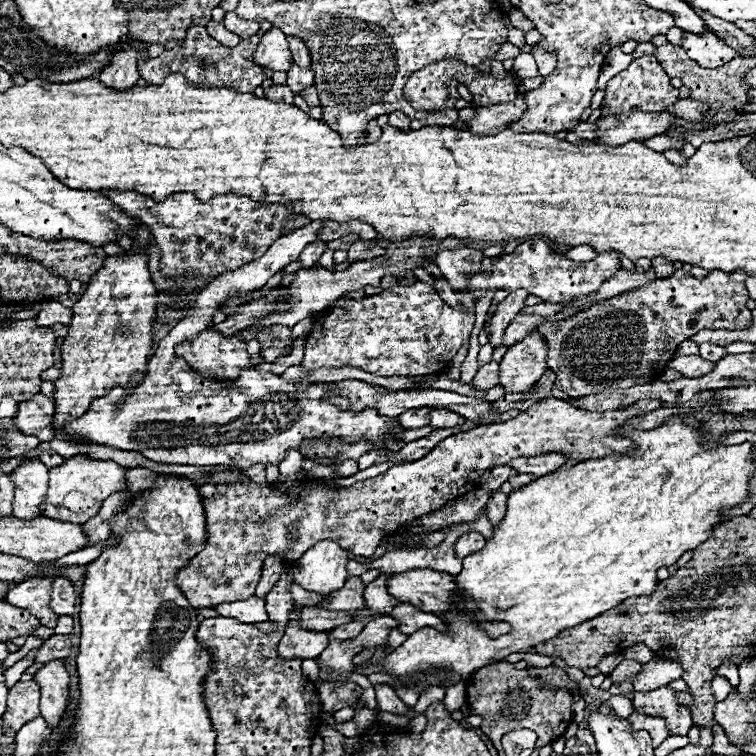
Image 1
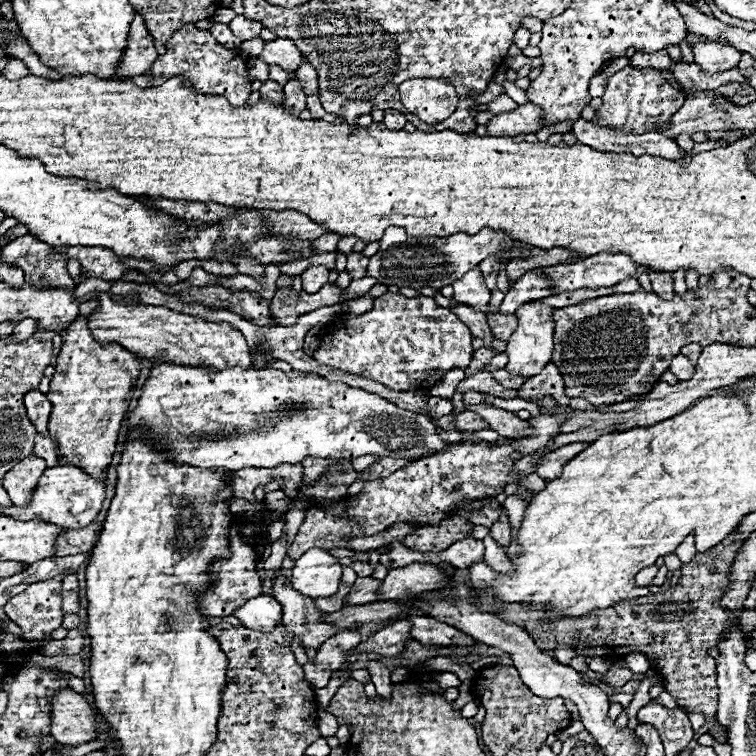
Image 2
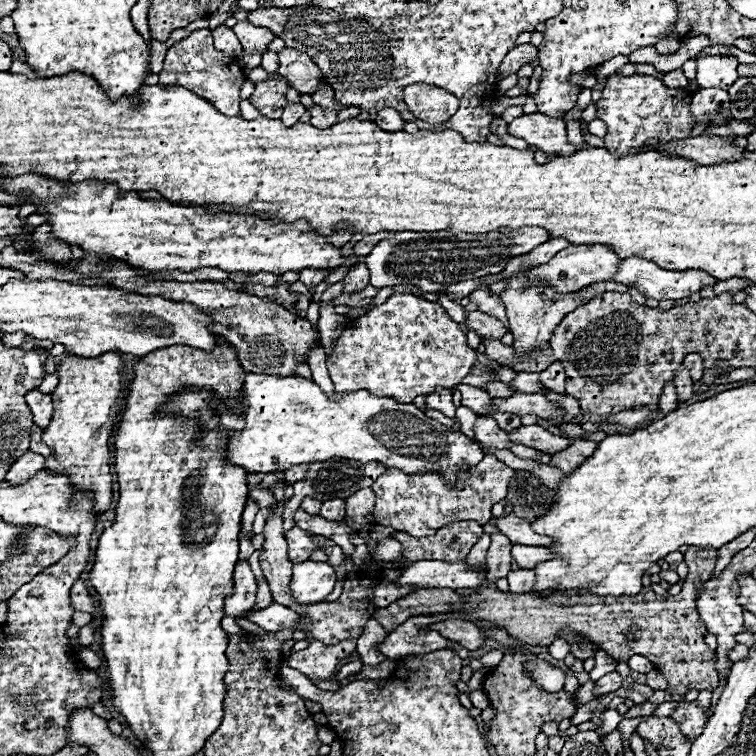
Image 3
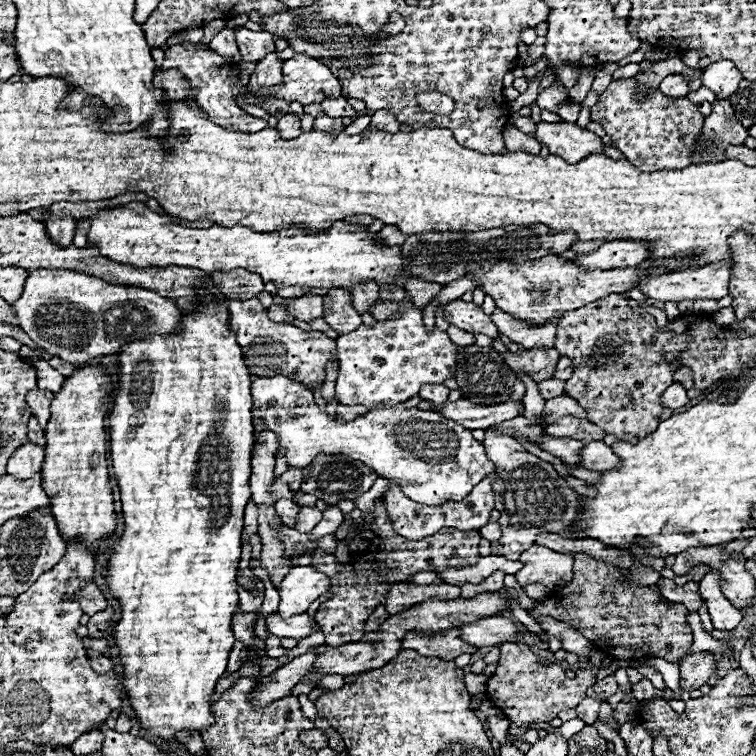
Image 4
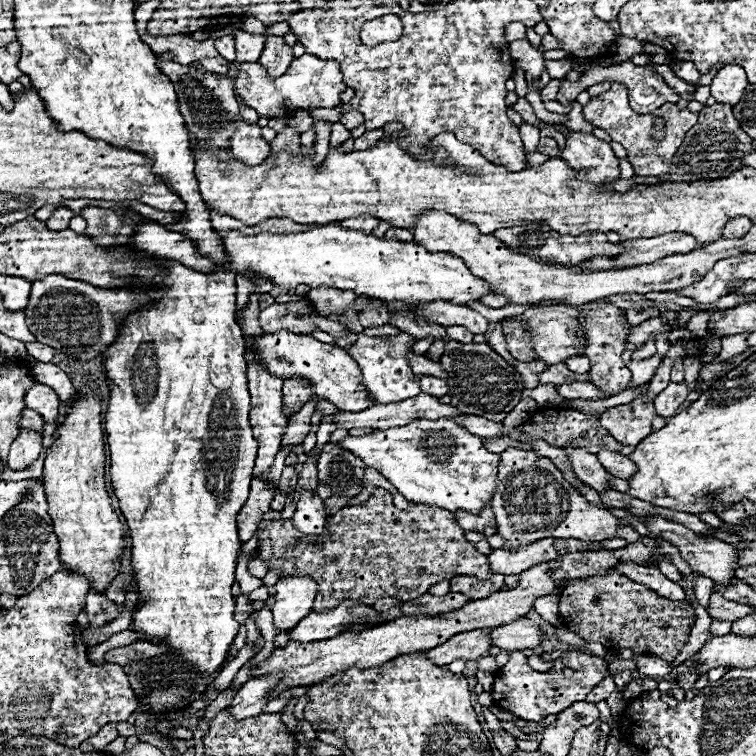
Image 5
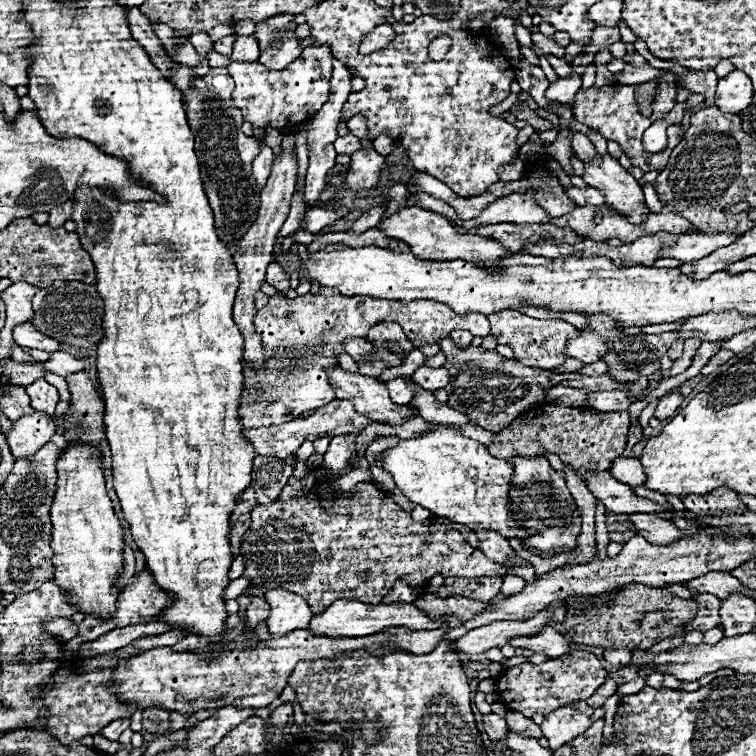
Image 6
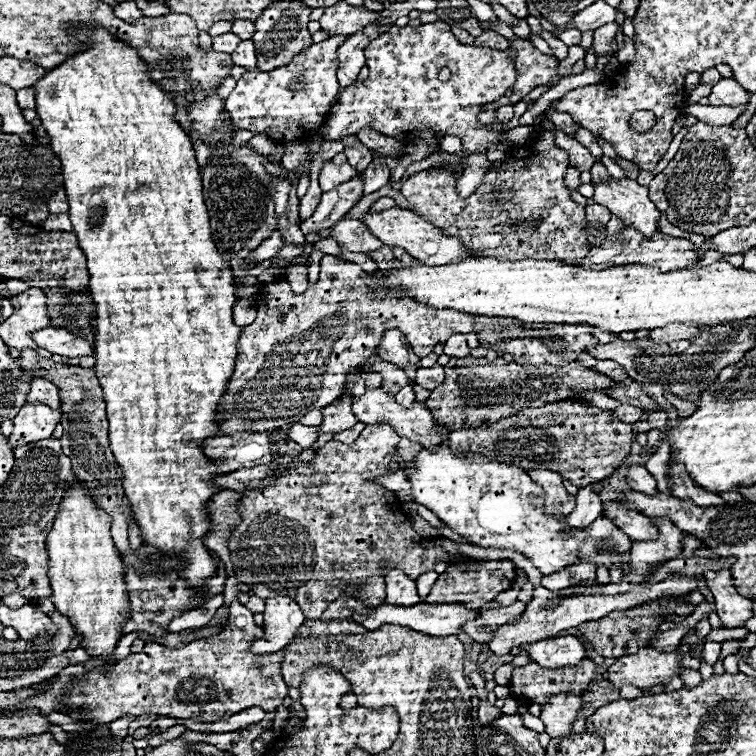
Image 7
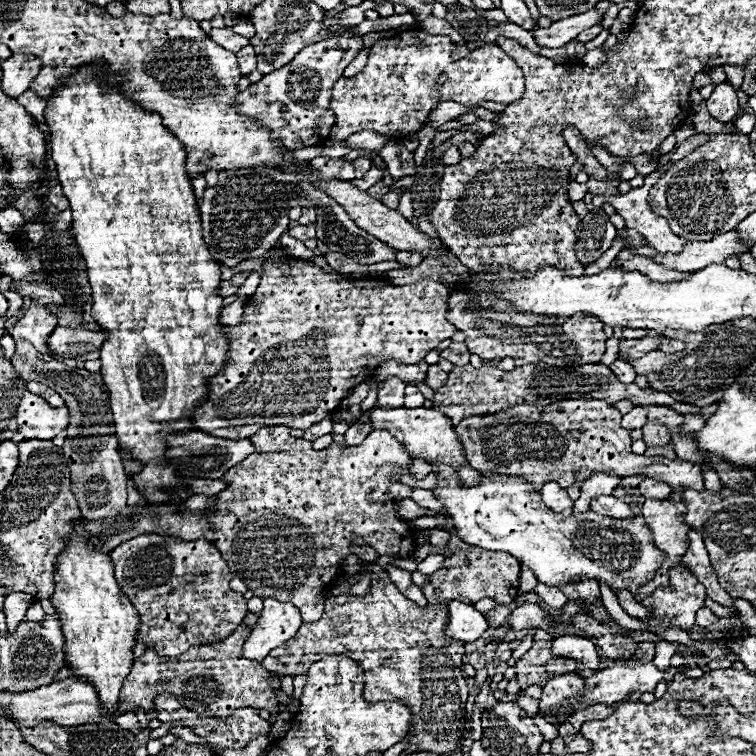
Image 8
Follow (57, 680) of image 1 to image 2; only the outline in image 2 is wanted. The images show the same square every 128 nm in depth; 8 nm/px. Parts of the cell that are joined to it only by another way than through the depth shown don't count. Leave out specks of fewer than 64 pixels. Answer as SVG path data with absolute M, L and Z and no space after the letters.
M60 688L50 702L50 734L60 744L78 746L96 740L98 716L72 688Z

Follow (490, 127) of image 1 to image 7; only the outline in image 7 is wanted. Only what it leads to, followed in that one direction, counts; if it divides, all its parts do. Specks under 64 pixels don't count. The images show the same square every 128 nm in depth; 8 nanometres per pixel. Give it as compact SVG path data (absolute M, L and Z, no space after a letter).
M610 178L608 182L594 184L594 188L594 202L608 206L612 216L620 218L624 226L640 230L644 236L654 236L658 232L660 212L650 202L648 188L640 186L632 178Z

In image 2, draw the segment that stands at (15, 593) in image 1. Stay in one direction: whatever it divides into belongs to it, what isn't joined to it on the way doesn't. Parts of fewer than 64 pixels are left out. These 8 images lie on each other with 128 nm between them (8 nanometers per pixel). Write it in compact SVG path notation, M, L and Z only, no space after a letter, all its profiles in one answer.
M62 576L52 580L34 582L22 594L16 594L4 606L12 622L22 628L24 640L44 640L52 630L62 624L64 612L60 610L60 582Z

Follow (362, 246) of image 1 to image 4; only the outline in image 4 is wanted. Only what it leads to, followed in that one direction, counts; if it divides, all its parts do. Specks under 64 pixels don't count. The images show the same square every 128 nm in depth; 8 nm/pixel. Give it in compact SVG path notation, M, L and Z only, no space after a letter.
M362 282L362 284L352 284L346 286L346 290L352 296L352 306L362 314L368 312L370 306L376 302L378 298L378 286L376 282Z

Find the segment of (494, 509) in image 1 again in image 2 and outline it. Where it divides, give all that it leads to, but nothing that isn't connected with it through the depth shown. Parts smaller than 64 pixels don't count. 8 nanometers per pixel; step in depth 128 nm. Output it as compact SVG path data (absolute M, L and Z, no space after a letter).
M502 508L502 514L500 514L498 522L494 522L490 526L490 532L492 532L494 540L506 550L508 544L510 544L510 532L512 532L510 530L510 522L508 522L508 514L506 514L506 508Z

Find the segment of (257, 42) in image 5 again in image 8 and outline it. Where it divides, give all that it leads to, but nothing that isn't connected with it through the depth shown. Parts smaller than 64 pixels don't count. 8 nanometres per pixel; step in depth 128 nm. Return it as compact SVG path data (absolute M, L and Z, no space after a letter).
M250 44L244 46L242 50L238 50L236 58L238 58L242 74L250 74L252 70L256 70L256 54L254 54L254 48Z

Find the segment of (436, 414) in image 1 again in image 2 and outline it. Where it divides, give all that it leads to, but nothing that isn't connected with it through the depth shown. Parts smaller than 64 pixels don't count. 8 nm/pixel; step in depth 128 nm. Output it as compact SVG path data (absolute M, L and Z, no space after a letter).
M456 412L454 414L454 426L458 430L480 430L480 428L488 428L488 424L484 424L484 420L478 414L472 412Z

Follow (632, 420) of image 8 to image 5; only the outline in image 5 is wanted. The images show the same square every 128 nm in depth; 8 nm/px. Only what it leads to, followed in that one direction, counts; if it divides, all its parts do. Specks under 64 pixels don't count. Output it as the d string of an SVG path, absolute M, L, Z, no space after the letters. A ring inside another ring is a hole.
M652 354L650 358L644 358L644 360L630 360L630 366L638 366L638 370L632 372L634 380L632 380L632 386L638 386L638 384L644 384L644 382L650 382L650 378L654 376L656 368L660 366L662 358L660 354ZM572 382L572 384L560 384L556 386L556 392L562 396L562 398L568 398L568 400L576 400L576 398L582 398L582 400L602 400L604 394L596 388L592 388L590 384L586 382Z

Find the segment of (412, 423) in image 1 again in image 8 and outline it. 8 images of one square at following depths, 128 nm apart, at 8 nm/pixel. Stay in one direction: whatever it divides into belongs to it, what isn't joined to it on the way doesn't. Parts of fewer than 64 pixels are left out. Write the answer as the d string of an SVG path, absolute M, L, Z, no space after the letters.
M434 364L434 366L430 366L430 368L428 368L424 384L426 384L426 386L430 386L432 390L438 390L440 386L444 386L446 378L448 378L448 374L446 374L438 364Z

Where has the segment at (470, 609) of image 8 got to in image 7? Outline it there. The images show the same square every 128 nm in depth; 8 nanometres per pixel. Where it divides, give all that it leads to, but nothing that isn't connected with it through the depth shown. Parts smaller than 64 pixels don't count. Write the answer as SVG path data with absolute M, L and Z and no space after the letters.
M420 602L420 604L414 604L414 606L396 606L396 604L380 604L372 610L368 610L366 614L352 614L350 616L356 624L364 626L366 630L378 630L382 624L398 624L398 626L408 626L416 632L422 632L422 634L430 634L430 636L456 636L460 634L460 626L466 622L466 620L474 620L476 614L464 606L458 606L458 604L426 604L426 602Z

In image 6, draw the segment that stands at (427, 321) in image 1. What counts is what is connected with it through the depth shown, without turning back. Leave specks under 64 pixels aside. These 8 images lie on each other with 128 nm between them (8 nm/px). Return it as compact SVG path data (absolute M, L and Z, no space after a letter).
M394 378L394 380L388 380L388 382L384 382L384 386L388 388L392 402L396 402L398 406L406 406L406 404L414 398L412 384L410 384L410 382L406 382L404 378Z

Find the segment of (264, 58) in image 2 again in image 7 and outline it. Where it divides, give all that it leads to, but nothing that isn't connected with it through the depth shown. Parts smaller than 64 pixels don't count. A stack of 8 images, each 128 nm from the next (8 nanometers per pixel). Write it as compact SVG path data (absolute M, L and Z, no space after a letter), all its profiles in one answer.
M332 36L320 44L312 44L308 50L296 54L288 66L270 72L258 68L246 70L236 80L232 94L226 98L226 110L230 112L234 126L254 134L264 134L282 144L312 136L312 130L320 126L330 102L338 94L336 48L340 48L344 40L346 38Z

